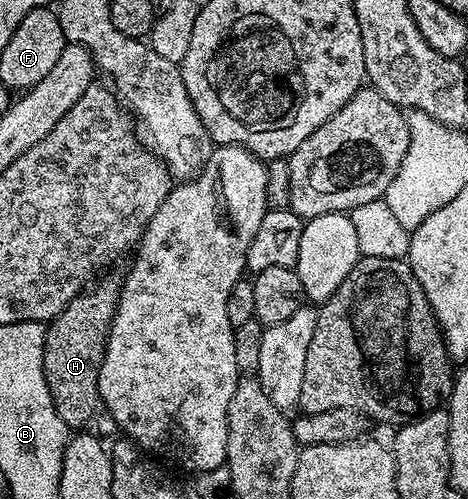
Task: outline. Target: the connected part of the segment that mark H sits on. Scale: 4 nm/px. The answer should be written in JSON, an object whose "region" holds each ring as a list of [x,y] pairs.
{"region":[[[113,270],[106,271],[96,283],[79,293],[57,317],[48,321],[45,329],[43,374],[55,402],[55,410],[70,430],[81,430],[89,426],[97,408],[99,412],[102,407],[99,370],[103,366],[105,347],[121,297],[122,283],[120,275],[116,276]]]}

